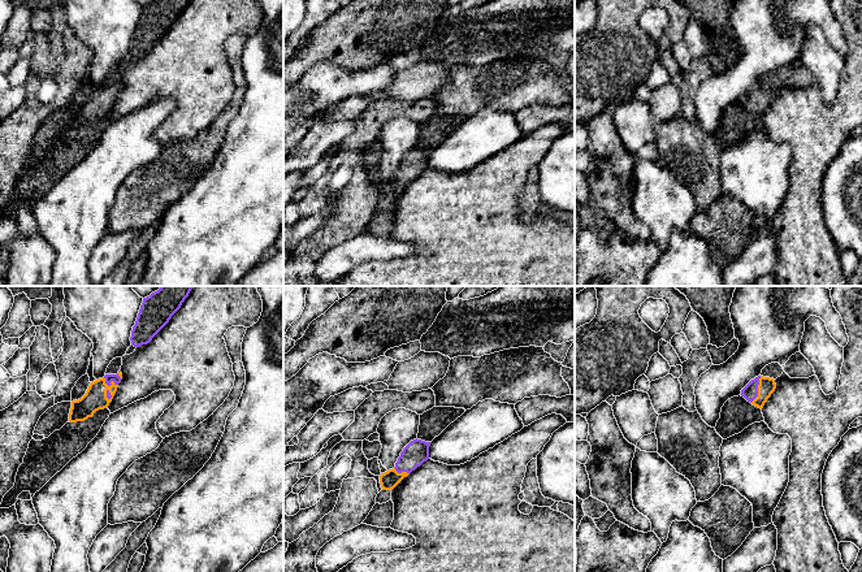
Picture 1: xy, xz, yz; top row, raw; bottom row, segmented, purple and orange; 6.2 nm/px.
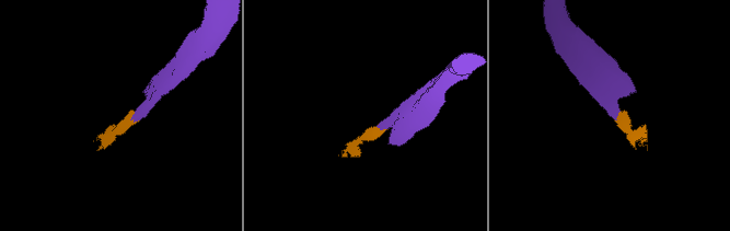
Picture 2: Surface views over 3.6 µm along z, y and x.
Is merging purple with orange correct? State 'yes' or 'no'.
yes

